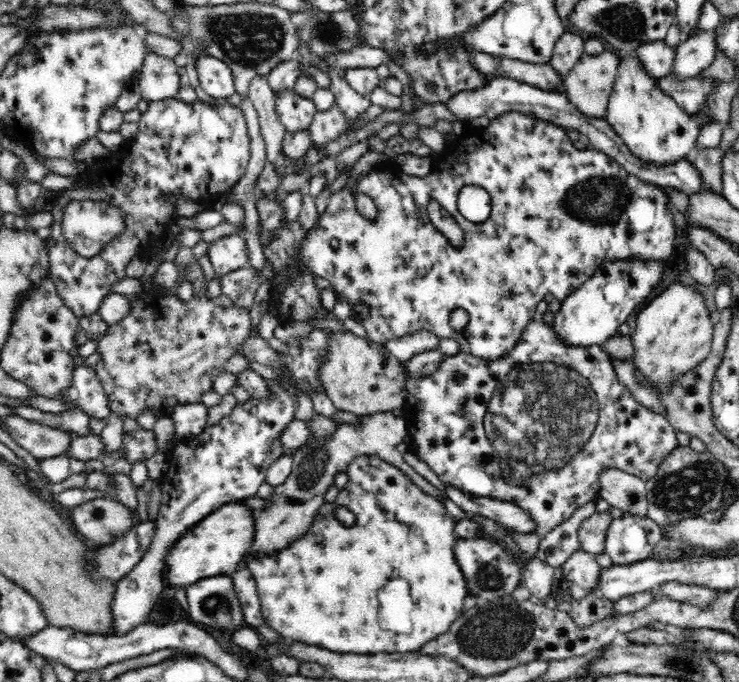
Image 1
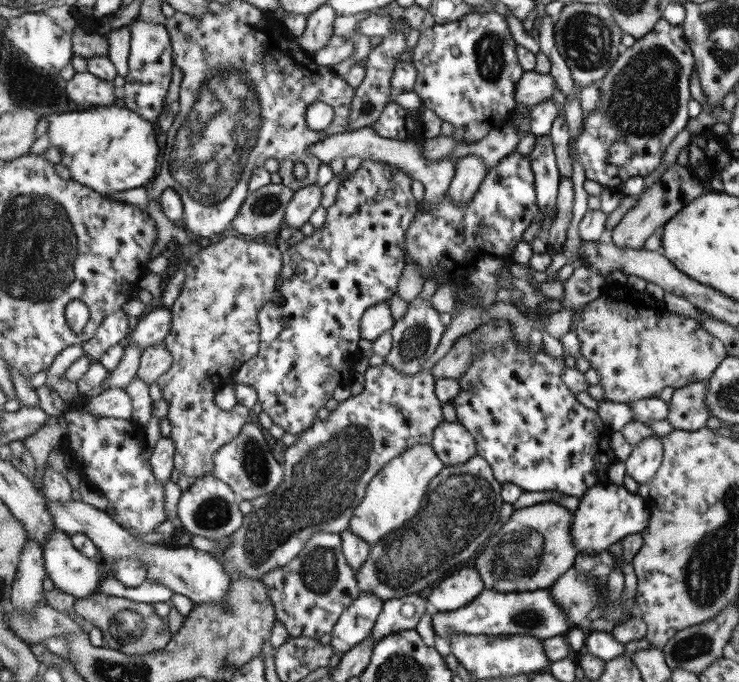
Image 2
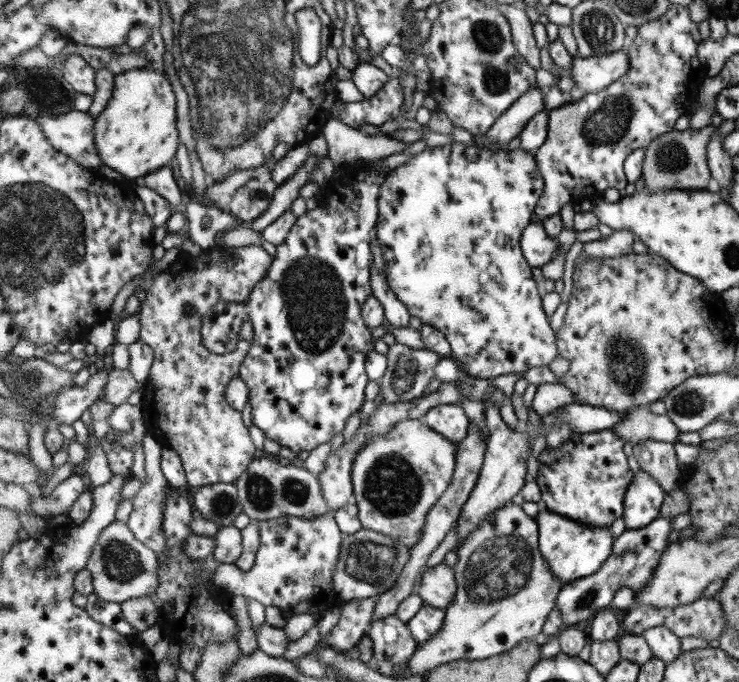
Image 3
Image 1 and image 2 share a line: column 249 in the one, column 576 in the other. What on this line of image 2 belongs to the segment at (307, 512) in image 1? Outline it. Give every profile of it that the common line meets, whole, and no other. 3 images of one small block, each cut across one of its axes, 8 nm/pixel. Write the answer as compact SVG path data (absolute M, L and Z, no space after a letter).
M553 501L514 511L475 559L485 589L527 593L551 588L576 566L579 550L573 545L572 530L573 512Z

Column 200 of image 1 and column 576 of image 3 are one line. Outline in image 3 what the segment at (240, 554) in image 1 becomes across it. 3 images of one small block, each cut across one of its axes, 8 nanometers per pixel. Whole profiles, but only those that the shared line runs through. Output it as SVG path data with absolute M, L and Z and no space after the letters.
M543 509L536 518L540 526L540 550L551 570L562 580L563 586L571 581L595 574L608 561L616 539L607 527L588 525L587 523L565 518L547 509Z

